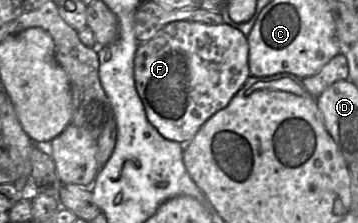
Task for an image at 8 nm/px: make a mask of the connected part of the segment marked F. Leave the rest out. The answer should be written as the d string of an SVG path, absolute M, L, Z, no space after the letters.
M173 21L149 41L138 45L134 58L136 90L148 121L166 139L183 145L190 142L205 122L225 108L246 83L250 75L247 36L222 23L208 25L191 21Z

